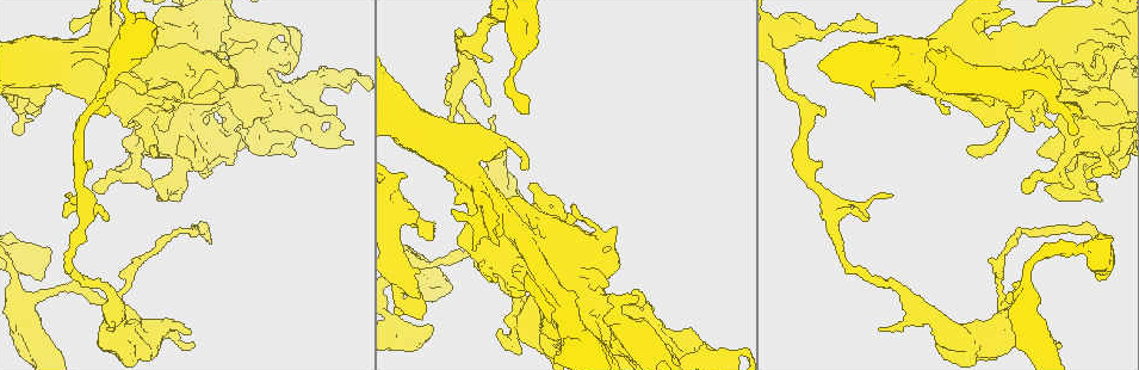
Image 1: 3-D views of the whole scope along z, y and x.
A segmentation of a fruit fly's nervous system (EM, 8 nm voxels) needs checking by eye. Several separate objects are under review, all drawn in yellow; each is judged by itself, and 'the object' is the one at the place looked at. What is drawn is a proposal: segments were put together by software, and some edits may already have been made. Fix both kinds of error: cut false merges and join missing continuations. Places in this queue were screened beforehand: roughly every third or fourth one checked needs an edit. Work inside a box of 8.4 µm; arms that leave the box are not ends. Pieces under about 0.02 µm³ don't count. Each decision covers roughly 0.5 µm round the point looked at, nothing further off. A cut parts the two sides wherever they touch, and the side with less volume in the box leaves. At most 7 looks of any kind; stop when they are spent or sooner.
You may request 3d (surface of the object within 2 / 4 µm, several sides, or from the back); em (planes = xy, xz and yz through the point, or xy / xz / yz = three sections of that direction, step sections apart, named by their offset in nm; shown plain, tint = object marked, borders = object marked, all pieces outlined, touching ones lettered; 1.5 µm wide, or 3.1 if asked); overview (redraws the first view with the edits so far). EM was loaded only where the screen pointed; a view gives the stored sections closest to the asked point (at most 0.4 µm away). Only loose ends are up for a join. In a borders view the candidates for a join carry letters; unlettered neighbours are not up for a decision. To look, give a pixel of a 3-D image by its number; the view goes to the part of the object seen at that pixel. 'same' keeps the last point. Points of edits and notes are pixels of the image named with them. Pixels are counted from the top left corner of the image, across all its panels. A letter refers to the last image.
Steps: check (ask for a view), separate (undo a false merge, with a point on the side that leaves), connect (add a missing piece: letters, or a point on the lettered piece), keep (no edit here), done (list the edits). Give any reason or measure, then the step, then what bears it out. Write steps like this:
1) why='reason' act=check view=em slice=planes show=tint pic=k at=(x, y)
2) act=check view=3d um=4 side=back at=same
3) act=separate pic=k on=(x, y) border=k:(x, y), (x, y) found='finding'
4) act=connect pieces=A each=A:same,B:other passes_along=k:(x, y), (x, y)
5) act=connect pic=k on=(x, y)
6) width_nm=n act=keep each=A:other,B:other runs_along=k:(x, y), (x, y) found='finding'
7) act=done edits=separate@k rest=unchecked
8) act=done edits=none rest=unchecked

why='tapers out' act=check view=em slice=planes show=borders pic=1 at=(210, 242)

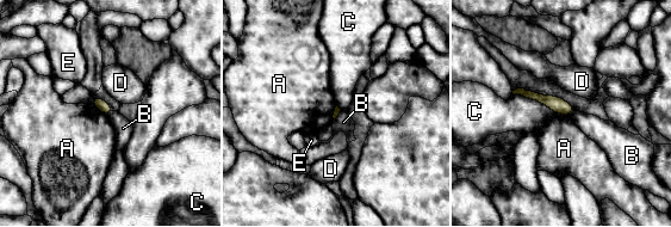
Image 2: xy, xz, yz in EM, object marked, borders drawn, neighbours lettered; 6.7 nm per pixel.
act=keep each=A:other,B:other,C:other,D:other,E:other runs_along=2:(520, 91), (570, 109) found='none of them fits'

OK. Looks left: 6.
why='free end' act=check view=3d um=4 pic=1 at=(151, 152)

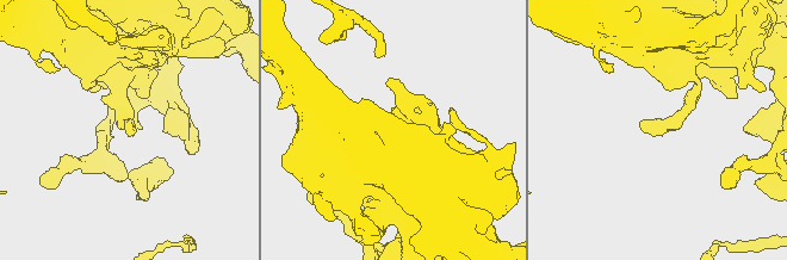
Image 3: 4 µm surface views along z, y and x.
why='shape alone is not enough' act=check view=em slice=planes show=borders pic=3 at=(128, 130)

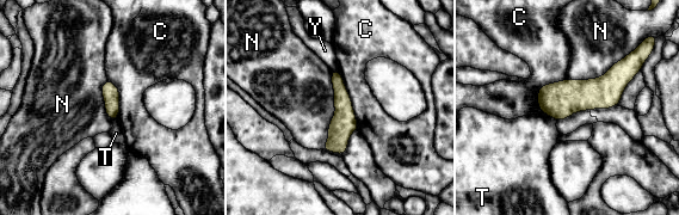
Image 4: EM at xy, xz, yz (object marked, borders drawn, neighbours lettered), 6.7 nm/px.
width_nm=110 act=keep each=C:other,N:other,T:other,Y:other runs_along=4:(630, 71), (604, 92), (541, 103) found='none of them fits'

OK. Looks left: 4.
why='free end' act=check view=em slice=xz step=4 show=borders pic=1 at=(111, 111)

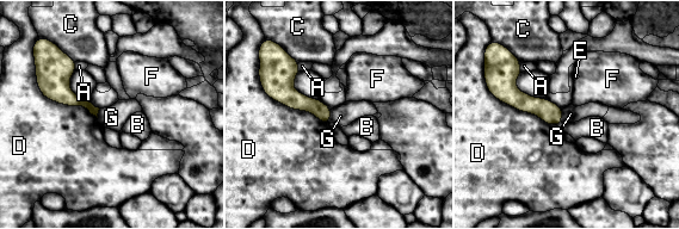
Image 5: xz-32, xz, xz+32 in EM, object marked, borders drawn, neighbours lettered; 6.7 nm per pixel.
act=check view=em slice=yz step=4 show=borders at=same

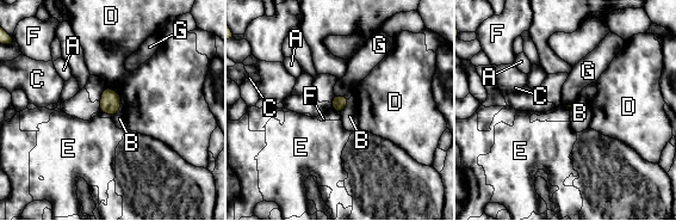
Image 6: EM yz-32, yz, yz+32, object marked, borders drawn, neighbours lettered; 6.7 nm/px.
longest_contact=D:130nm act=keep each=A:other,B:other,C:other,D:other,E:other,F:other,G:other border=6:(334, 93), (348, 98) found='none of them fits'

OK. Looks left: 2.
act=done edits=none rest=unchecked

